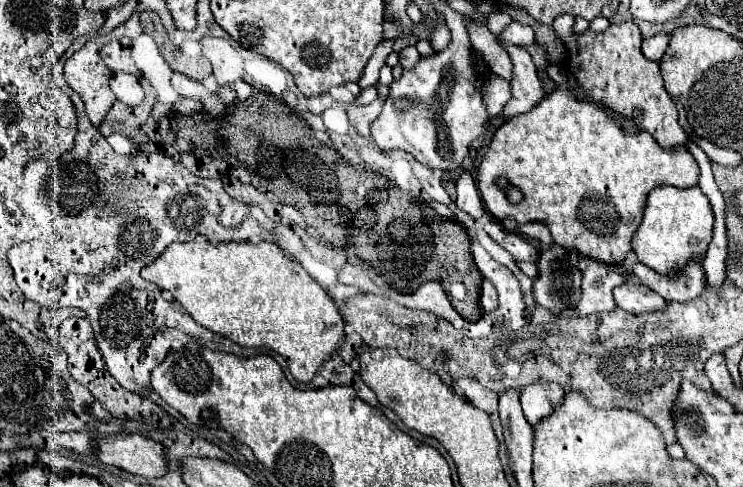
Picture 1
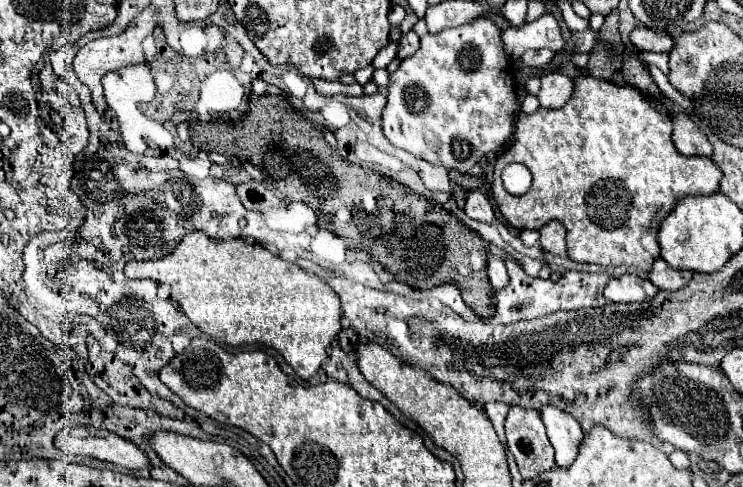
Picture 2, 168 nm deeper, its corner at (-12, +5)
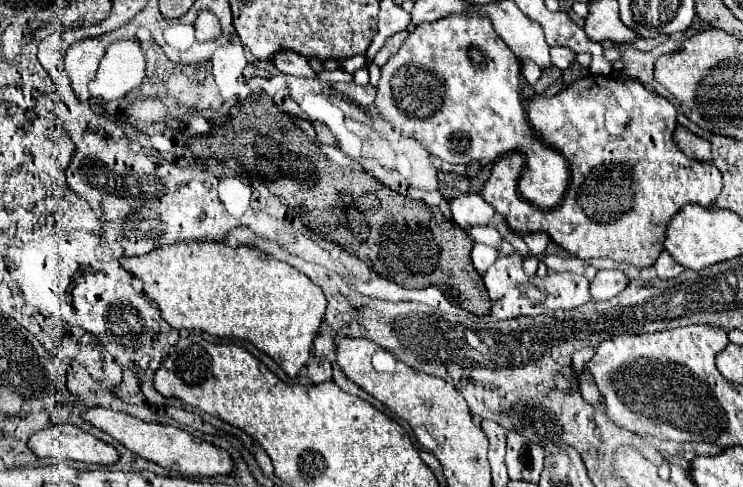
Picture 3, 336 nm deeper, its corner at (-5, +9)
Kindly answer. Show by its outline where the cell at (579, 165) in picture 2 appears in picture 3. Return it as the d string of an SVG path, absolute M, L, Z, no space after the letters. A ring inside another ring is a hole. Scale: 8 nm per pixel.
M585 76L569 86L561 96L539 96L527 106L529 122L535 134L557 148L569 162L569 188L559 206L551 210L541 210L529 204L518 193L517 182L525 166L523 154L509 152L495 160L491 176L483 186L481 196L487 204L501 214L509 228L517 232L545 232L569 254L577 258L611 258L615 262L627 262L637 268L649 268L655 264L657 256L663 250L665 230L669 220L687 204L699 204L703 208L715 206L715 200L721 192L721 172L711 162L697 162L685 156L675 140L673 132L677 128L677 110L663 98L647 90L641 82L627 80L619 82L609 76Z

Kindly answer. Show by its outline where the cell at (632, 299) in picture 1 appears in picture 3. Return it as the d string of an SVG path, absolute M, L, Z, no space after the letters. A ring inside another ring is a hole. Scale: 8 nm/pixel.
M599 270L589 282L589 294L593 300L609 300L617 296L627 282L629 278L621 270Z

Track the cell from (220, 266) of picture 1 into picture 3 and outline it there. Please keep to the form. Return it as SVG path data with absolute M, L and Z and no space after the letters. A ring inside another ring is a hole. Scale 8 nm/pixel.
M175 242L175 244L169 244L169 246L161 246L145 256L123 256L121 258L121 266L131 272L135 278L139 278L143 282L143 294L153 300L157 304L157 308L161 310L161 318L171 324L173 328L193 328L193 330L201 330L201 332L207 332L211 336L229 336L229 338L241 338L241 340L247 340L251 342L257 350L269 354L283 370L289 378L295 378L301 370L301 366L309 360L311 356L311 346L313 346L313 338L317 336L317 328L319 324L323 322L323 314L325 314L325 308L327 308L327 300L325 300L325 294L323 290L313 284L305 274L297 272L293 266L285 264L285 262L279 262L275 258L271 258L269 254L261 252L259 248L255 246L247 246L247 244L237 244L237 246L229 246L227 242Z

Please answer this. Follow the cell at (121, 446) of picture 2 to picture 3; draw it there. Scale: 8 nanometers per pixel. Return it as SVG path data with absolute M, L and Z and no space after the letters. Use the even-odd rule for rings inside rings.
M73 424L49 426L29 438L29 450L39 458L79 460L87 464L113 464L117 450Z

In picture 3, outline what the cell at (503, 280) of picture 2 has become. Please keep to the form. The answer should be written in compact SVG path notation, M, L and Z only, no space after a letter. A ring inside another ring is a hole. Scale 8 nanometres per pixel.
M475 244L471 250L471 258L473 258L473 266L479 274L483 274L495 260L497 260L497 250L485 244Z

